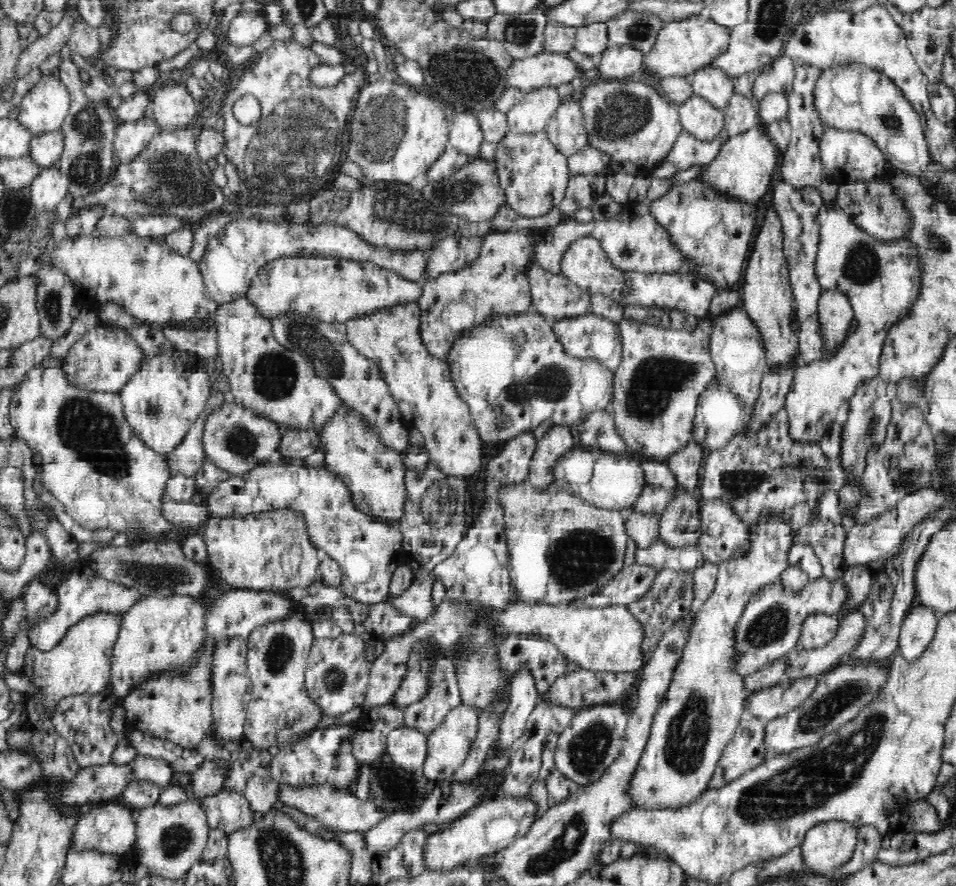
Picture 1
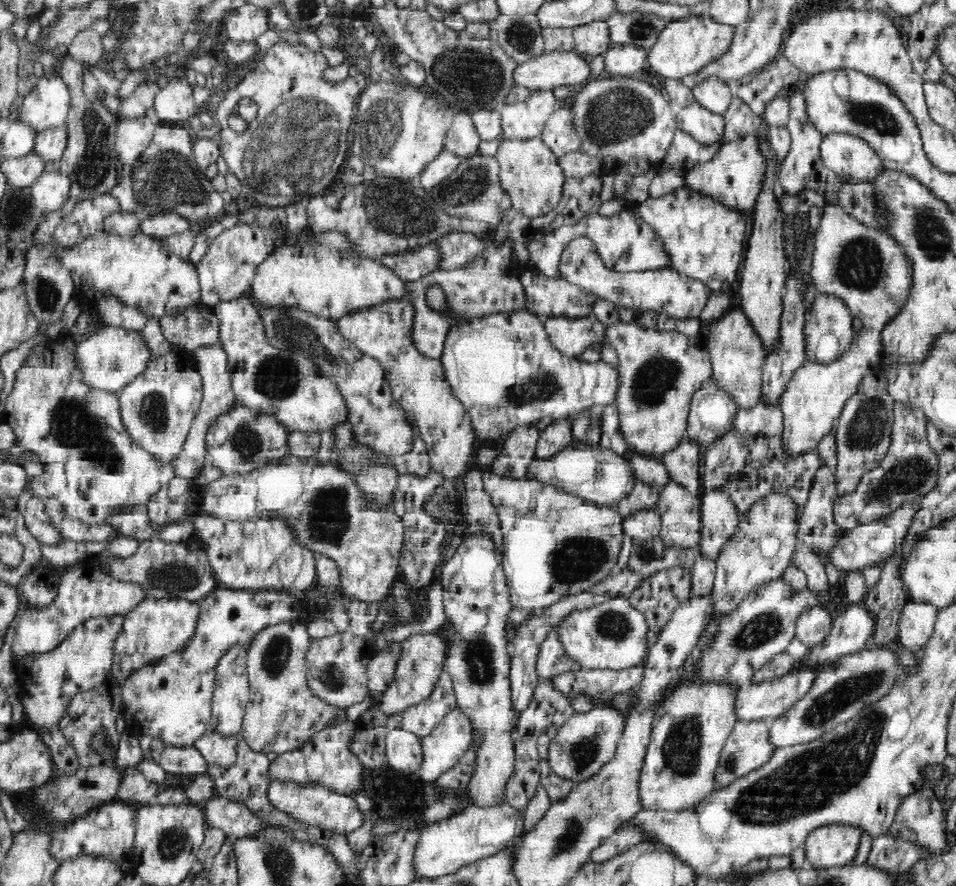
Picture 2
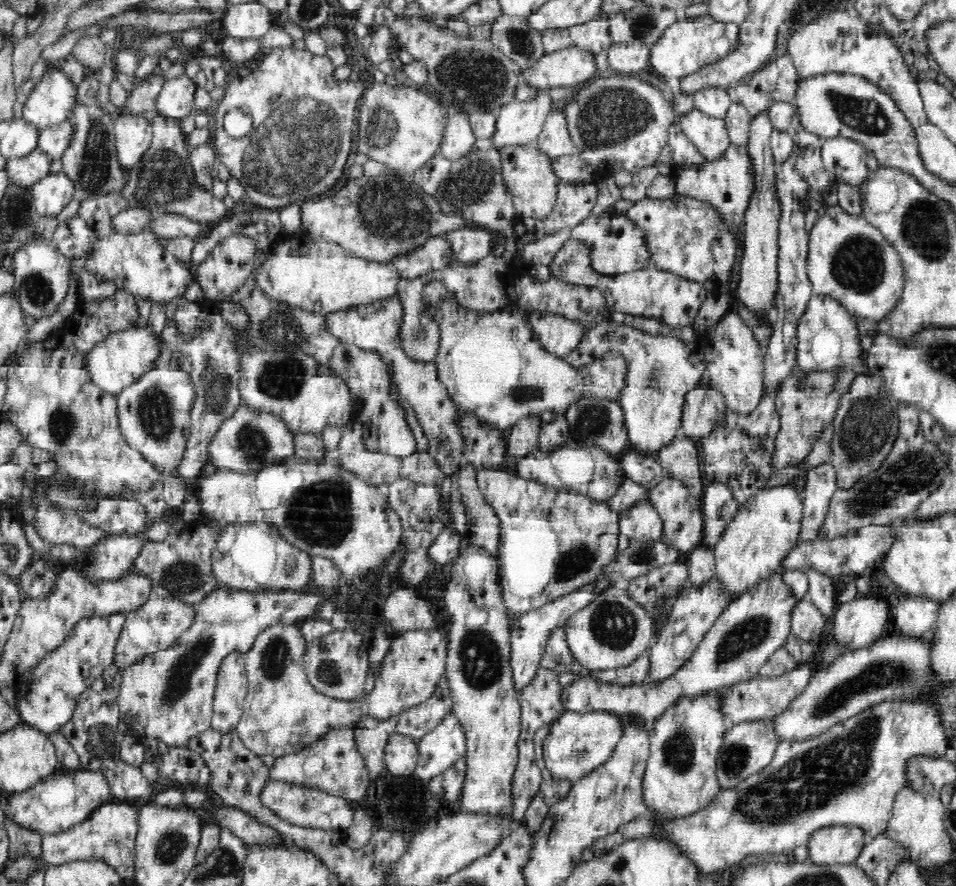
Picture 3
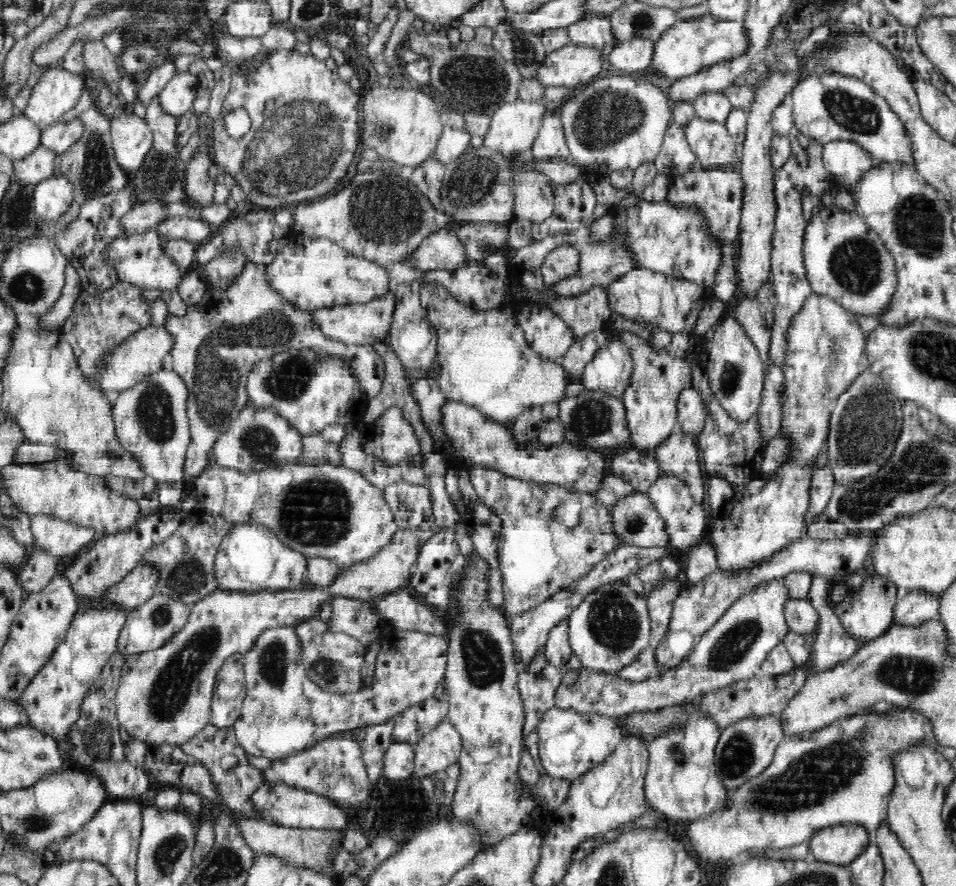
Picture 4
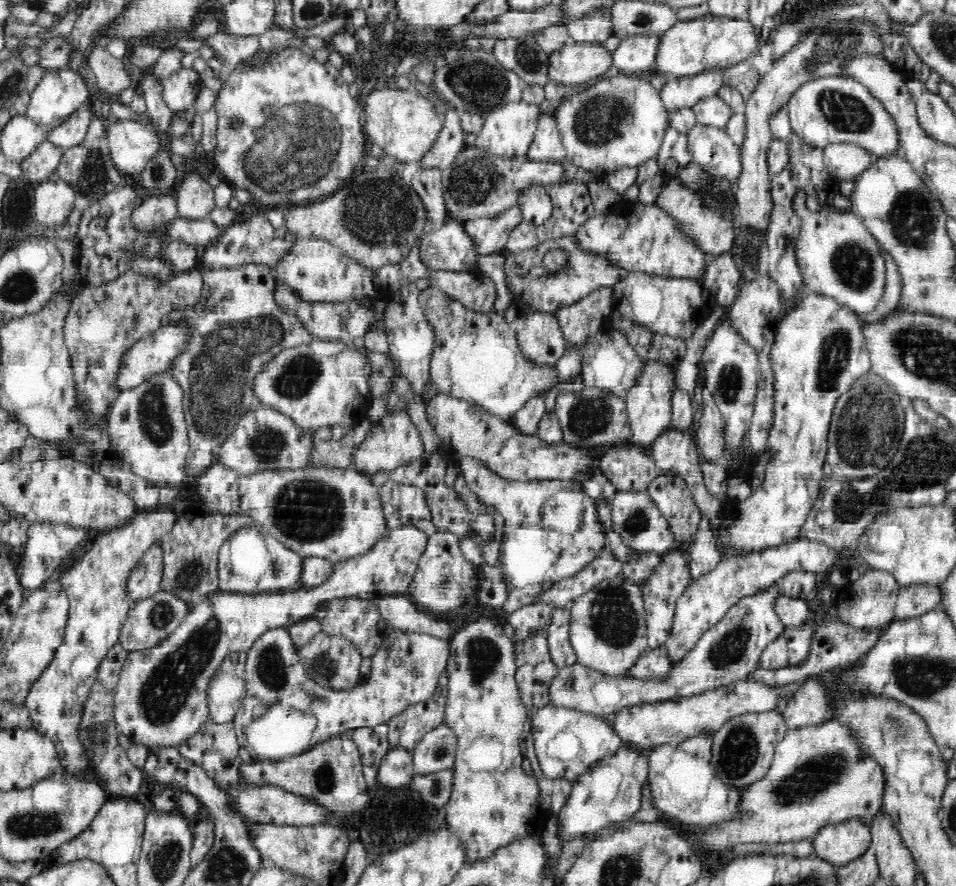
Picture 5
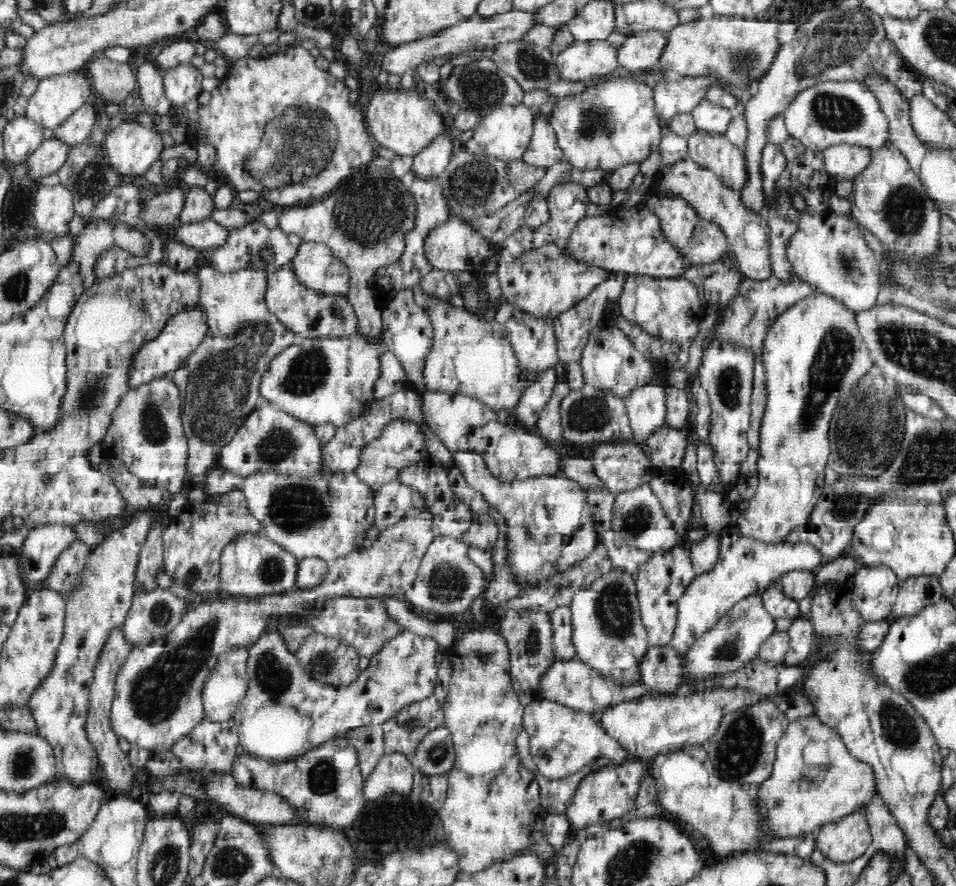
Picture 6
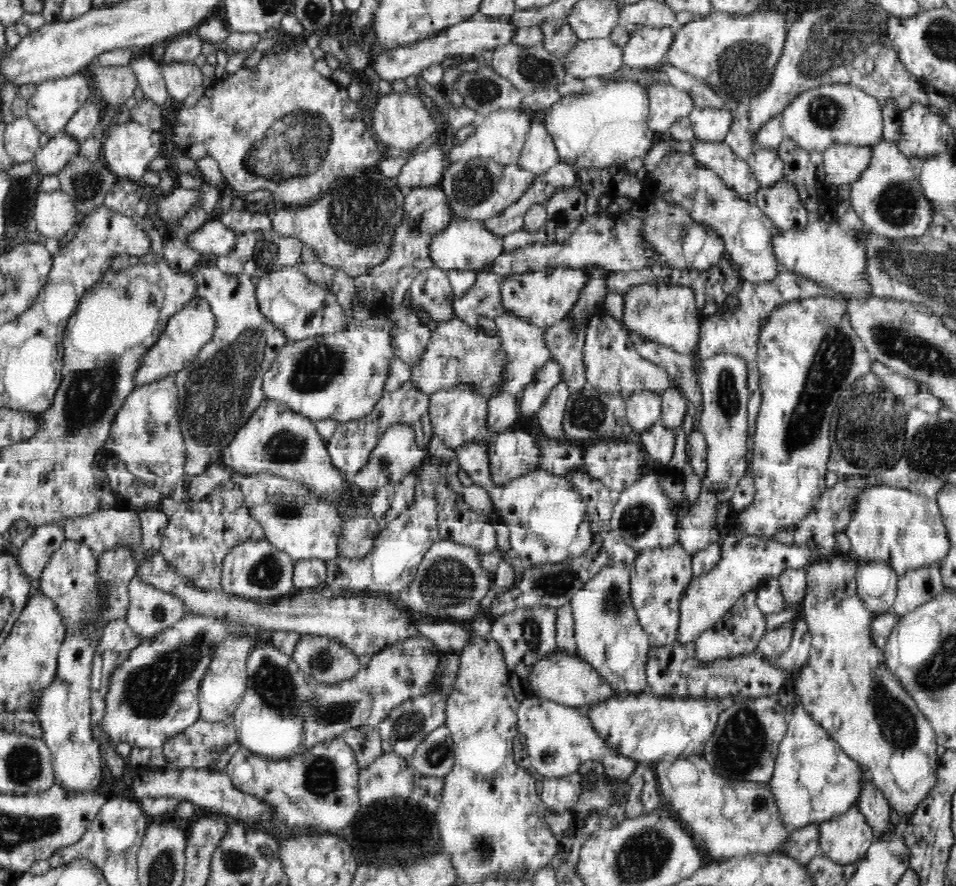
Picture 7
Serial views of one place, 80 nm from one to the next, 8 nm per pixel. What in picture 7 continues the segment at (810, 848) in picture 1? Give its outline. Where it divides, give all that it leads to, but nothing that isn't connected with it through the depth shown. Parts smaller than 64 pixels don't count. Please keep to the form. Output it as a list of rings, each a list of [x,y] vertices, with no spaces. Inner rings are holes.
[[[858,806],[818,826],[820,853],[835,863],[858,861],[875,841],[872,827]]]

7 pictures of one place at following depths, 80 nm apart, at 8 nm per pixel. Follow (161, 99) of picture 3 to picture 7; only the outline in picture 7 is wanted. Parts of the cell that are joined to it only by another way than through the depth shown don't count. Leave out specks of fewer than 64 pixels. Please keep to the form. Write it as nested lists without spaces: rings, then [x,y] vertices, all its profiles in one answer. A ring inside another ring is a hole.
[[[193,62],[162,64],[161,71],[168,94],[178,102],[182,103],[198,86],[202,85],[202,71]]]

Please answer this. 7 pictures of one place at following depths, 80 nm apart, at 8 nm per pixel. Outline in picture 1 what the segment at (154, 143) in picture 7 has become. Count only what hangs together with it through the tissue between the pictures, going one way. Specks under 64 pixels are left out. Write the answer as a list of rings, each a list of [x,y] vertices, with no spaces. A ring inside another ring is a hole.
[[[140,117],[134,122],[118,123],[115,128],[113,147],[117,162],[130,162],[160,132],[152,117]]]

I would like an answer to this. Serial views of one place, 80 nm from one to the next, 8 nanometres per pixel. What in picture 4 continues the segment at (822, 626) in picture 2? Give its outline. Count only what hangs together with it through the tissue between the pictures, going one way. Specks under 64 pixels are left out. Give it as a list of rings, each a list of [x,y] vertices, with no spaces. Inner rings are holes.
[[[807,598],[788,600],[787,606],[784,608],[784,616],[789,626],[789,632],[802,636],[818,632],[820,615]]]

